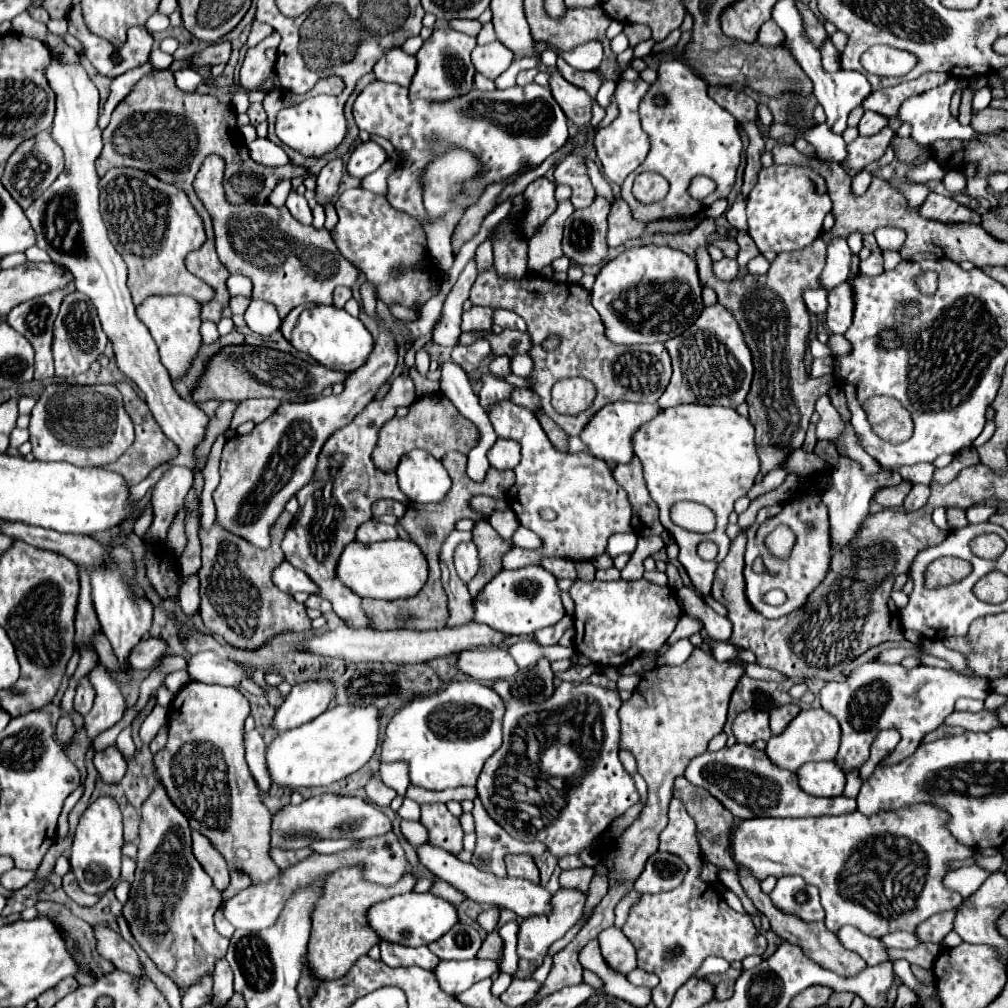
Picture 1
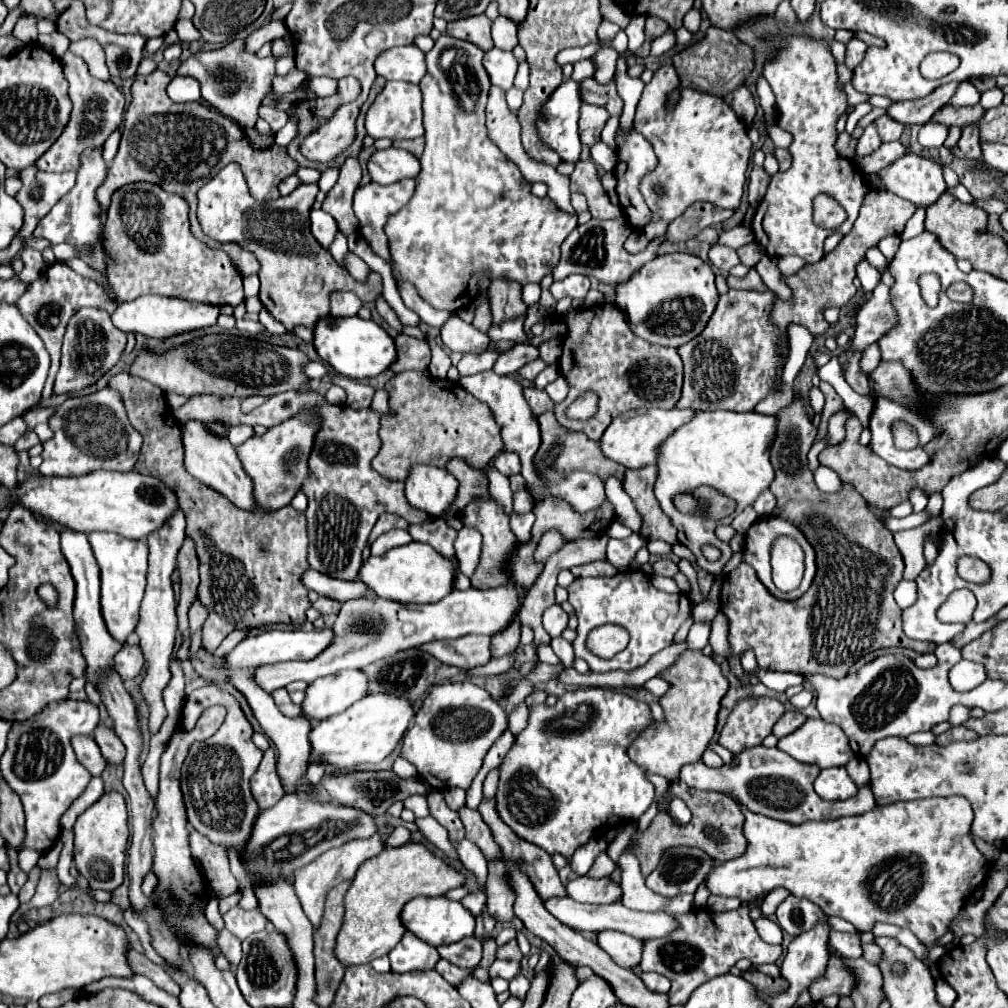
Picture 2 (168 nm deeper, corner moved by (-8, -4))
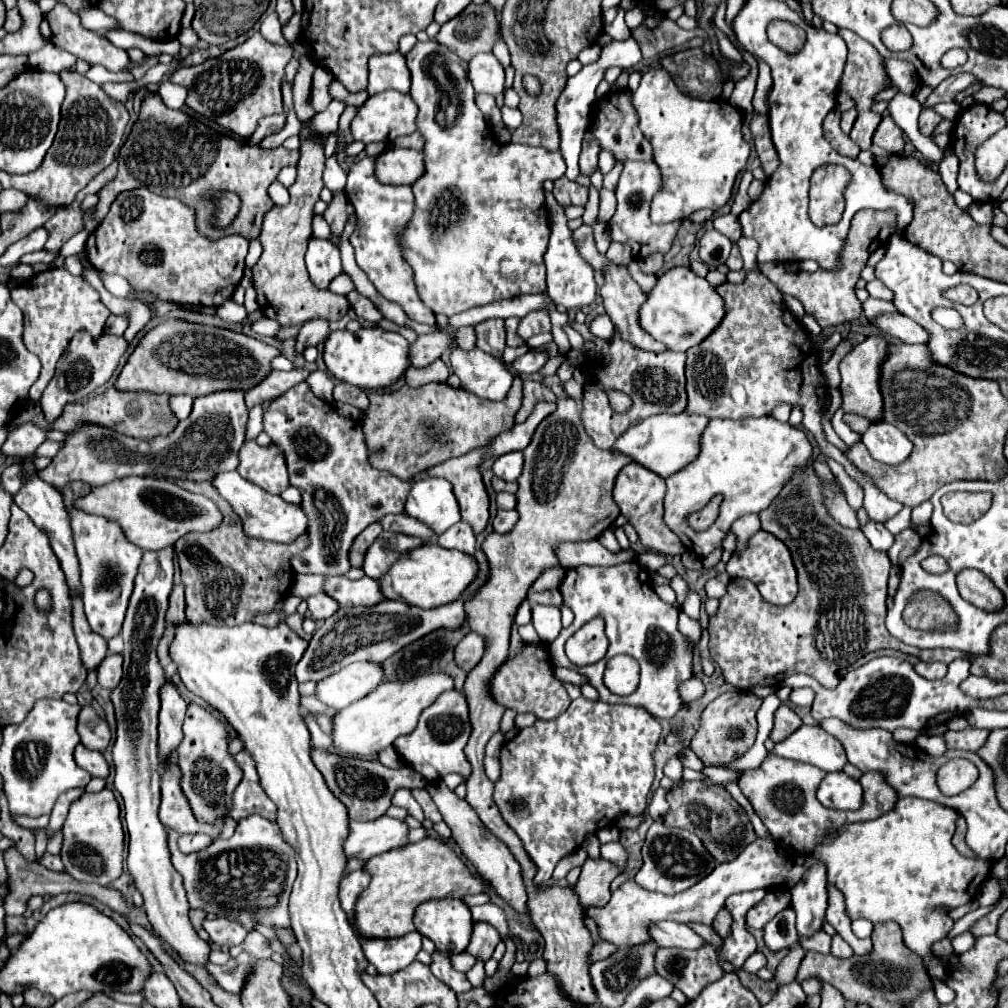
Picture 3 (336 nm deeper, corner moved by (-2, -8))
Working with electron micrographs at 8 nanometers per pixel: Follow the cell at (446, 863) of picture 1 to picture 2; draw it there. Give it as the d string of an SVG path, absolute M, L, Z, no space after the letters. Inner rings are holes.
M551 897L543 901L545 909L559 919L561 923L565 923L571 929L579 929L579 931L603 931L603 929L617 929L623 933L629 933L637 939L655 939L655 937L665 937L667 933L671 933L677 923L671 915L663 913L663 911L655 911L655 913L641 913L641 911L631 911L627 909L623 903L611 903L611 905L583 905L577 903L569 897Z

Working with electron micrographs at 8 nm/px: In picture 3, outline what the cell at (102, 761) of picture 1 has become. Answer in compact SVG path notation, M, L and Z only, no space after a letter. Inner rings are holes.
M91 705L81 707L79 719L77 719L77 731L81 737L81 743L87 749L95 751L105 751L109 741L111 741L111 731L105 719L101 719Z

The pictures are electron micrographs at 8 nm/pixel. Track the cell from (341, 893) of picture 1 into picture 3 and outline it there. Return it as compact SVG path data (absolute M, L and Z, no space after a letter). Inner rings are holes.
M431 837L409 843L403 849L371 857L365 869L373 877L355 905L355 927L365 937L403 937L415 931L413 915L417 905L421 905L423 901L475 895L483 893L489 885L485 879L475 877L447 843Z

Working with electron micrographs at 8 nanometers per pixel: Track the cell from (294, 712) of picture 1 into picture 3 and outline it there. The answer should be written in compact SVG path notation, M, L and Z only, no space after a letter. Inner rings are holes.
M351 663L341 671L325 677L317 683L317 699L333 709L343 709L367 693L371 693L383 681L381 663Z

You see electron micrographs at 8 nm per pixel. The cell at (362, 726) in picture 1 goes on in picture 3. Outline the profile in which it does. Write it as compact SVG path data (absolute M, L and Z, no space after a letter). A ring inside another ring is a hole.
M435 671L431 675L417 675L405 683L381 683L371 695L345 707L335 719L335 749L339 755L355 755L361 759L371 759L381 749L393 745L399 735L407 735L417 727L417 719L443 691L453 689L451 675Z

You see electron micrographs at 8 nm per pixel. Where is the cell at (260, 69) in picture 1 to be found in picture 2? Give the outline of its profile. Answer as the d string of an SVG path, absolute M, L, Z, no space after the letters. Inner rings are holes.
M227 43L221 49L215 51L199 51L191 55L187 61L181 63L177 69L177 75L189 75L195 77L201 83L201 97L211 107L215 107L219 113L237 119L237 123L243 129L249 129L257 121L257 109L261 105L259 101L259 87L261 87L261 99L267 95L271 87L271 79L275 77L275 57L269 55L265 59L259 59L249 53L241 53L241 59L235 57L235 43Z

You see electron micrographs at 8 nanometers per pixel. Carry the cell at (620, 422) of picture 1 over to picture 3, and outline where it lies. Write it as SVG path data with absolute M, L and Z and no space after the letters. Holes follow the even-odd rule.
M653 415L633 427L629 427L611 447L613 451L621 451L623 455L629 455L633 461L641 463L643 467L649 467L663 479L671 477L671 473L681 471L687 463L691 463L699 455L699 439L705 431L709 419L705 415Z

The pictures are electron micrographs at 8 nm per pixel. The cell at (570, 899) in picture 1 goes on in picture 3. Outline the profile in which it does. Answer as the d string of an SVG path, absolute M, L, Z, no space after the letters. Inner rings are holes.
M587 859L581 865L581 877L575 887L575 893L579 895L579 901L583 907L603 907L611 899L609 885L619 875L619 867L615 867L611 861L599 859Z

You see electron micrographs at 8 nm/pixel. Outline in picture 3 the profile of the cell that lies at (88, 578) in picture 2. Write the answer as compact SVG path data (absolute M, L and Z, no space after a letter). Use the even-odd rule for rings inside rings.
M35 453L29 455L29 457L23 457L21 459L21 469L23 469L23 487L19 489L17 495L13 495L13 503L17 507L21 507L29 517L31 521L43 529L49 537L49 543L65 571L65 577L67 577L67 583L71 589L75 591L81 591L81 581L79 581L79 565L77 565L77 557L75 557L75 547L73 547L73 535L71 535L71 525L69 525L69 513L65 511L63 507L63 497L61 493L51 487L49 483L45 483L43 479L39 479L39 469L35 467Z

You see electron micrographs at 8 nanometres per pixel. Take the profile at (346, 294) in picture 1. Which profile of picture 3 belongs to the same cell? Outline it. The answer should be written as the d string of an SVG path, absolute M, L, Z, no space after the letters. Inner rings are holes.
M313 319L313 321L307 321L299 335L297 335L297 343L295 343L295 351L299 355L303 355L305 347L311 347L311 345L317 345L321 343L325 337L329 335L329 321L327 319Z

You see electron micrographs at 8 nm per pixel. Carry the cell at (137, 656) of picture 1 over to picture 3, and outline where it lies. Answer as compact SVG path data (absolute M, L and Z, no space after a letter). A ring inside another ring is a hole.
M107 655L103 659L103 663L99 663L99 667L97 667L97 683L105 689L113 689L123 675L121 665L123 665L121 655Z

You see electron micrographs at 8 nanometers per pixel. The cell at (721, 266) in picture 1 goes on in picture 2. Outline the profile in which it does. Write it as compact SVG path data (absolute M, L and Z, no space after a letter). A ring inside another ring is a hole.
M713 245L709 251L709 259L711 263L721 271L721 273L729 273L731 267L739 265L739 257L733 249L729 247L721 247L721 245Z

